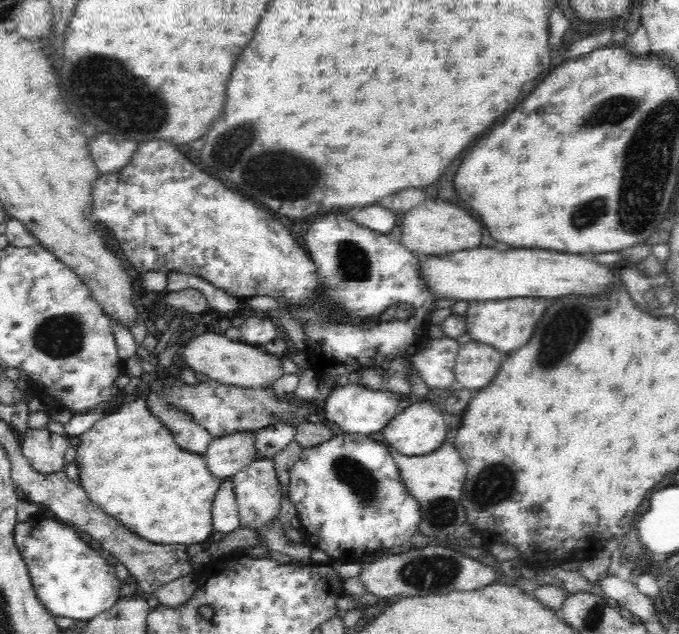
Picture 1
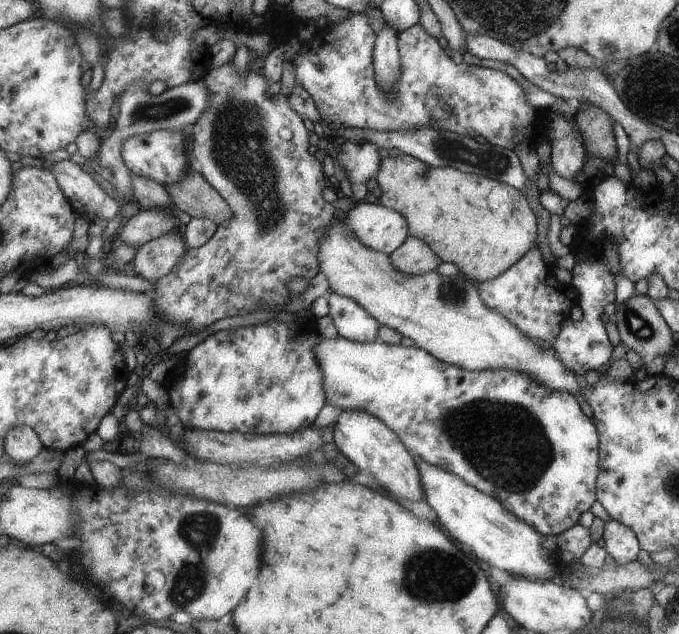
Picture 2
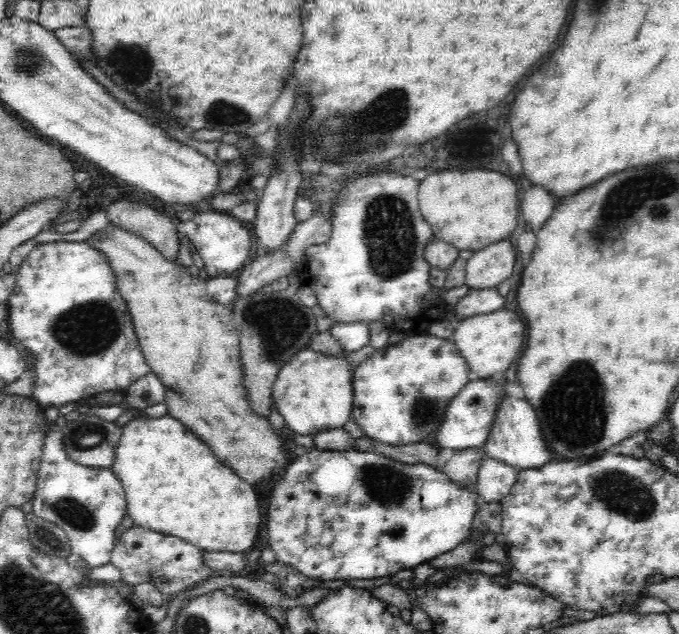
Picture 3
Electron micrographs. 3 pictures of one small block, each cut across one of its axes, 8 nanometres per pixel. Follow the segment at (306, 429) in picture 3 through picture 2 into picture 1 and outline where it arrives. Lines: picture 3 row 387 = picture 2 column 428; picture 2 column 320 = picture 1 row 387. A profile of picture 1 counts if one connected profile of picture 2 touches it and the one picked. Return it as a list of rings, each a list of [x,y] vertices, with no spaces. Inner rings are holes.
[[[220,334],[196,336],[183,352],[185,362],[192,370],[206,374],[209,379],[237,387],[269,387],[283,378],[285,374],[282,358],[262,351],[259,346],[246,344],[241,340],[232,341]]]

